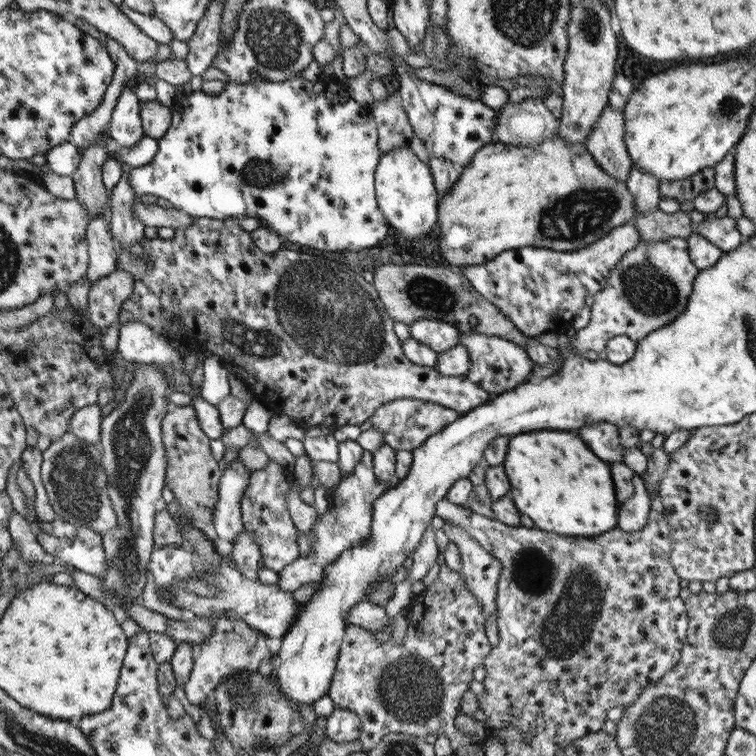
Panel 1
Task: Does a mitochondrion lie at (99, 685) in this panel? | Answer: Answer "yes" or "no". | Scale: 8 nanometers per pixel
no

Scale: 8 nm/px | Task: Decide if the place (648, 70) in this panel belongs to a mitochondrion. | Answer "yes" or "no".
no

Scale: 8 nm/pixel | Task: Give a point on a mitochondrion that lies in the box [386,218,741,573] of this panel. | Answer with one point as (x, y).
(649, 292)

